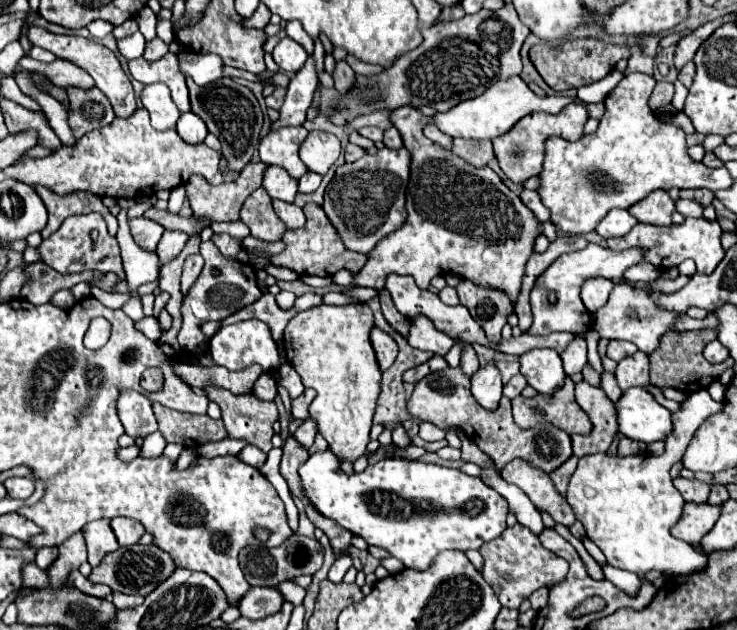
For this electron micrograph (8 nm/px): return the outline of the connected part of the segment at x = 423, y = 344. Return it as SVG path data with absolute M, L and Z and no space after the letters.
M420 317L420 319L416 319L416 323L412 323L412 327L410 327L408 343L410 343L414 349L430 351L430 353L434 353L434 355L444 357L444 355L452 349L454 339L450 339L448 335L436 331L436 329L432 327L432 323L428 323L428 319Z

